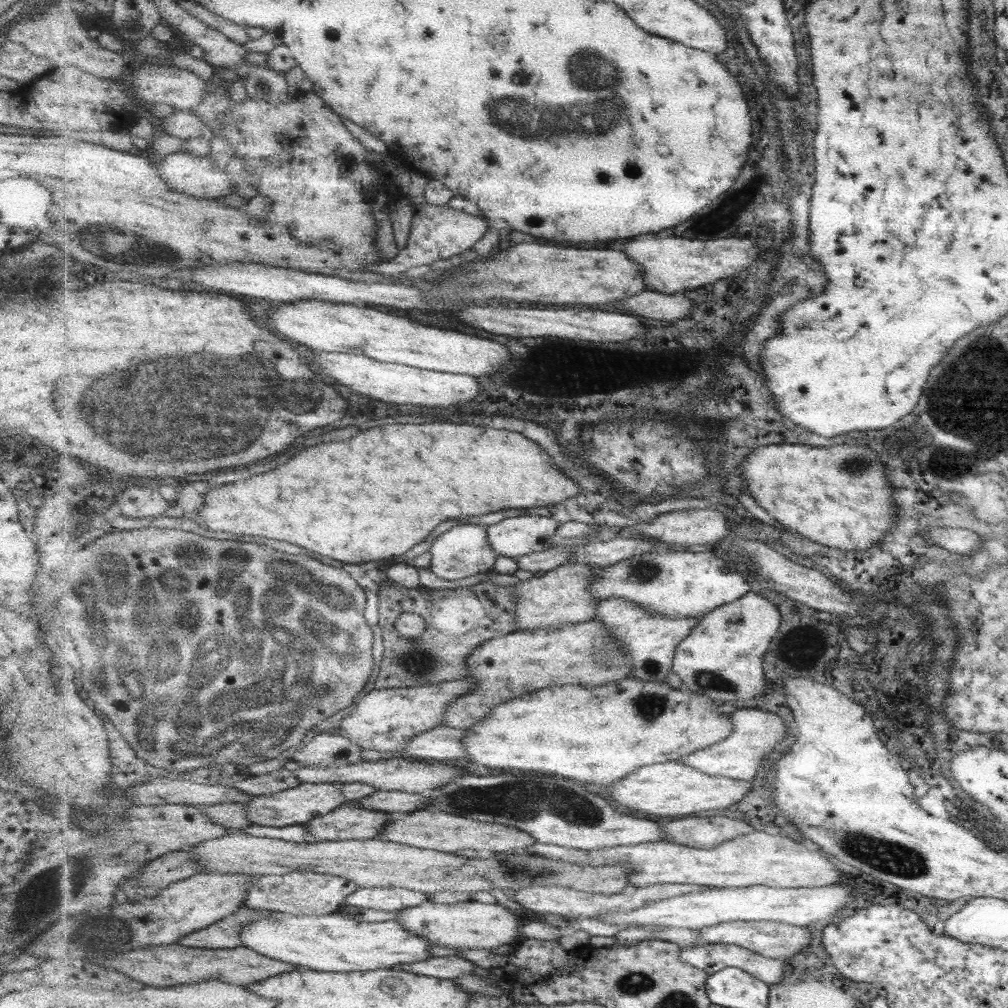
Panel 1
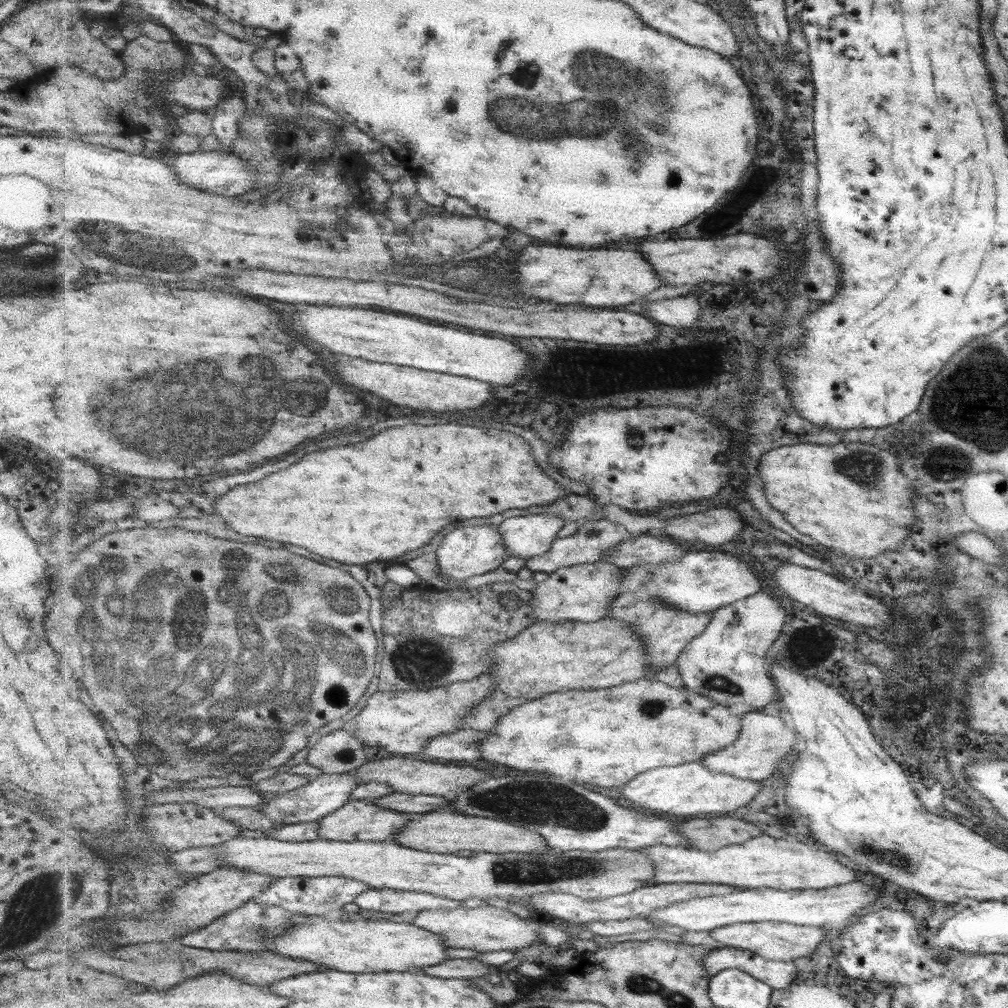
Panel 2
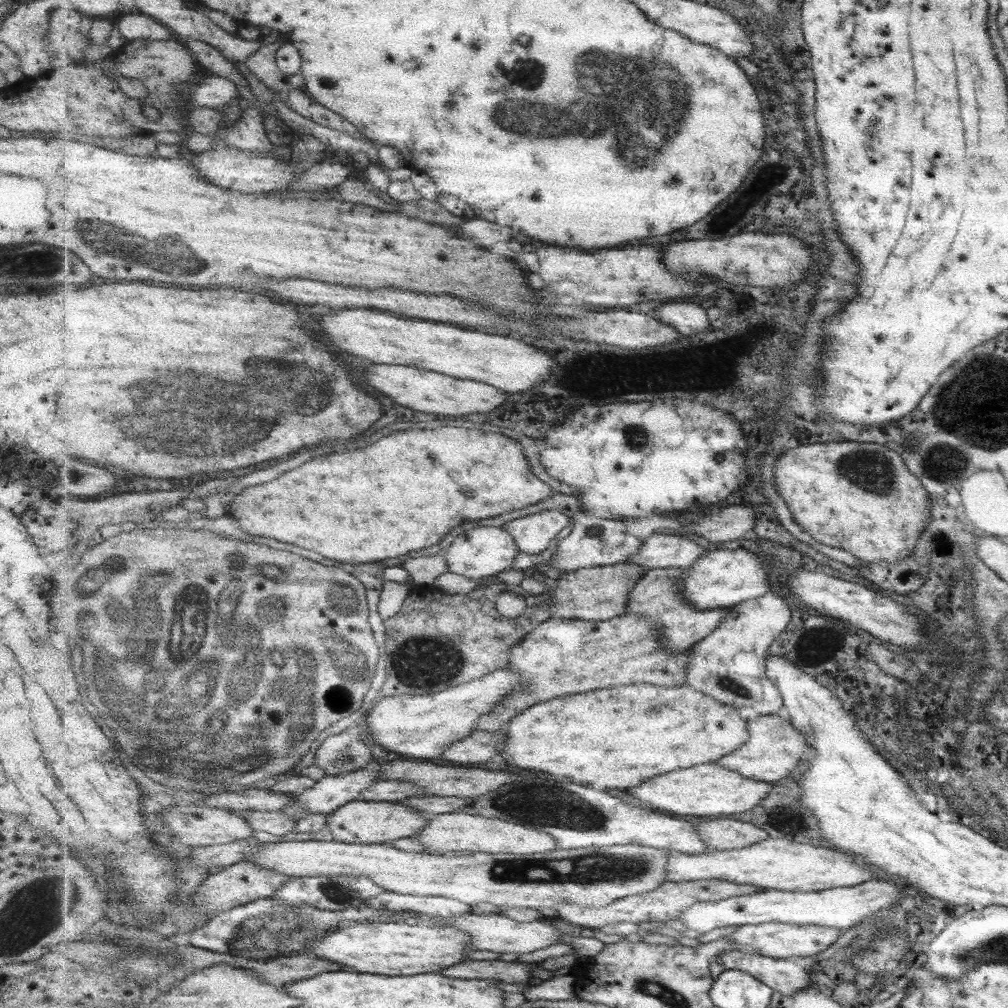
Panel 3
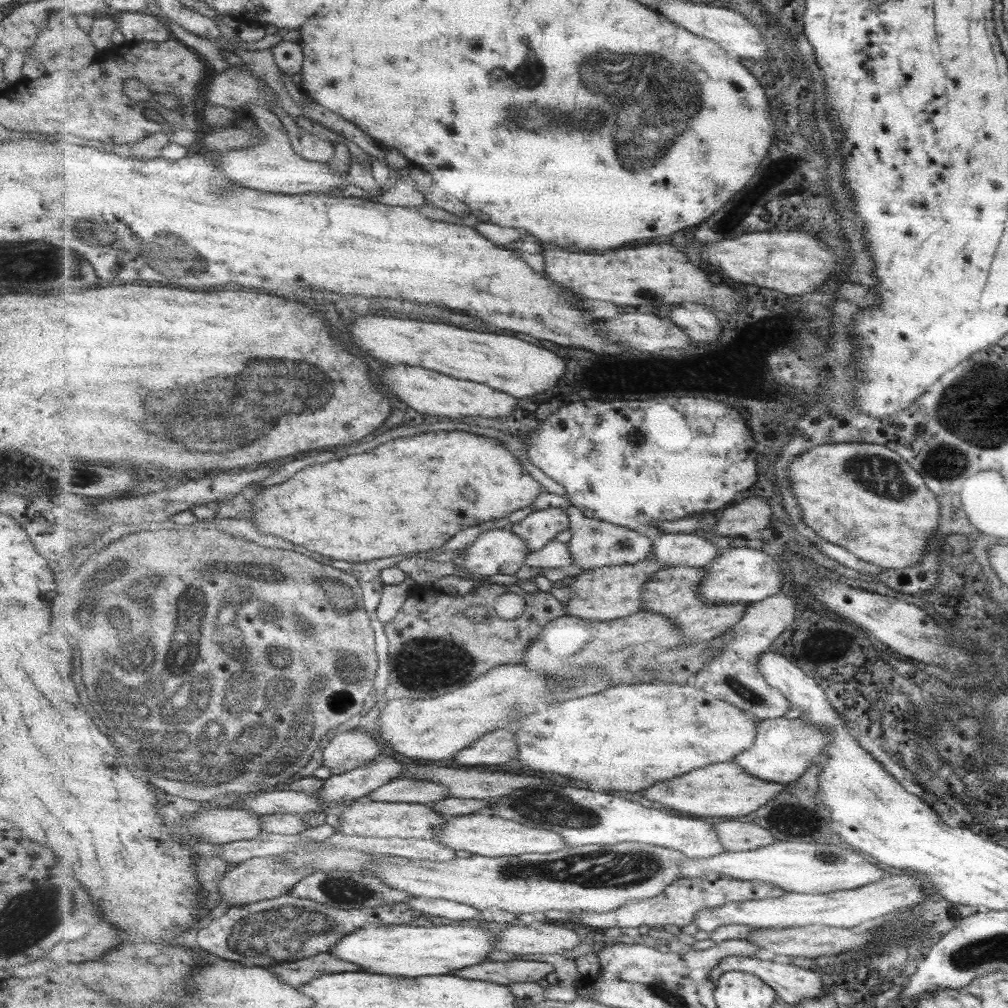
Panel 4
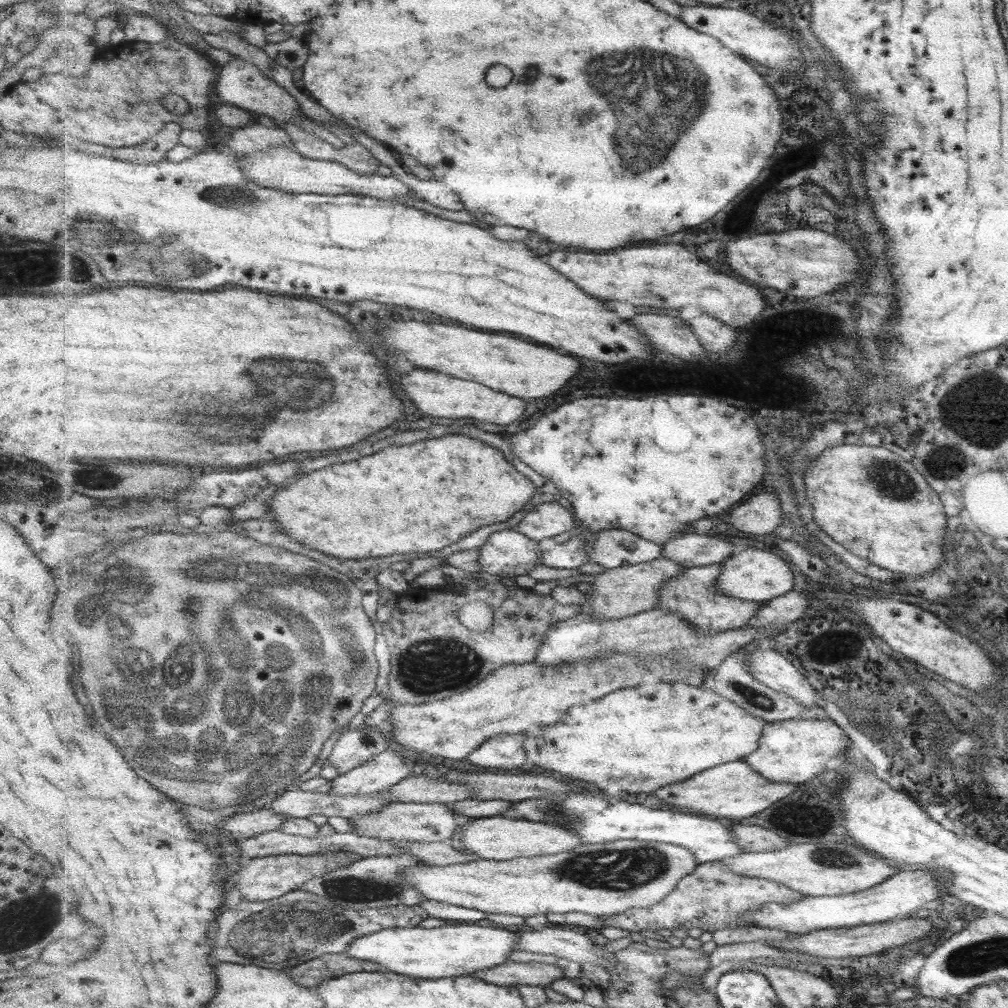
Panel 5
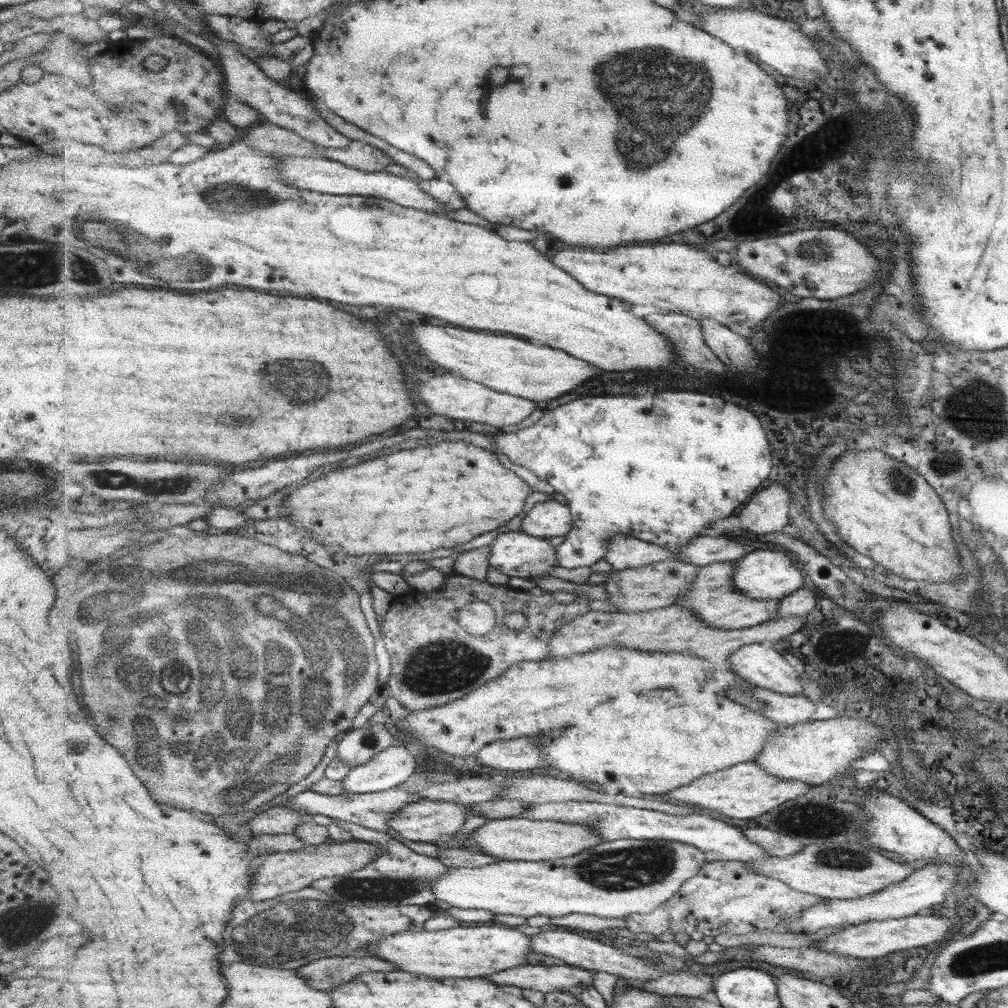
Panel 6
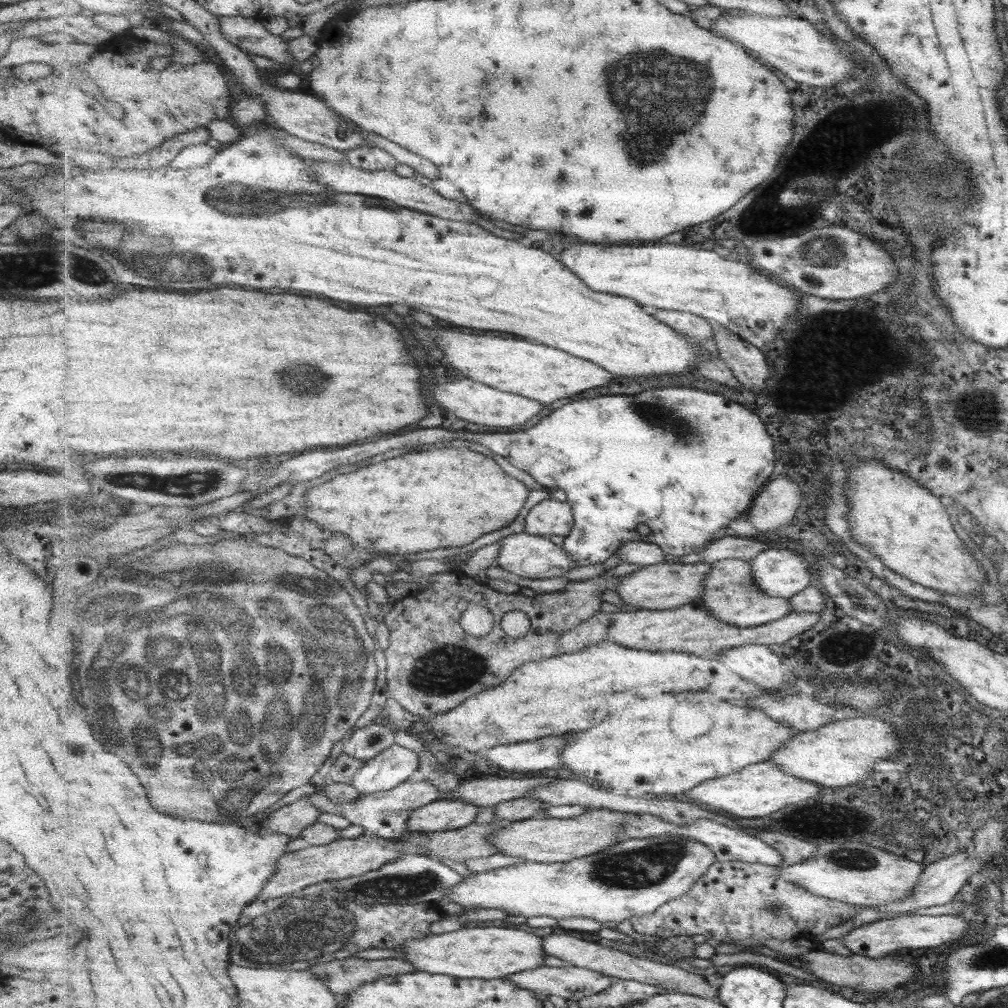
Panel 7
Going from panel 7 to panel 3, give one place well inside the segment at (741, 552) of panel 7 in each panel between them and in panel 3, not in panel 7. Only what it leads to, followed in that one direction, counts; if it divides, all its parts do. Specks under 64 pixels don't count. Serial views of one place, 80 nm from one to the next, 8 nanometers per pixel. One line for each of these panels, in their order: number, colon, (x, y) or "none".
3: (658, 551)
4: (674, 549)
5: (688, 549)
6: (704, 550)

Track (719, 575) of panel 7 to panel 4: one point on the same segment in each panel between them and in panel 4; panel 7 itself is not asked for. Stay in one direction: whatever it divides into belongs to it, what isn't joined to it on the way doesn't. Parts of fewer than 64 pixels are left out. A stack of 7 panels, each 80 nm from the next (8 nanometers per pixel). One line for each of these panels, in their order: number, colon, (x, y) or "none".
4: (674, 592)
5: (694, 594)
6: (713, 597)

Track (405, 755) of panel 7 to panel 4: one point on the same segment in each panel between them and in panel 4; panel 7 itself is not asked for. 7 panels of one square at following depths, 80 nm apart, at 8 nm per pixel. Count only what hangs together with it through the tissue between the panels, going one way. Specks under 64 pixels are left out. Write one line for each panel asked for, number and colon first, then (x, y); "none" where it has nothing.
4: (357, 784)
5: (388, 769)
6: (389, 769)

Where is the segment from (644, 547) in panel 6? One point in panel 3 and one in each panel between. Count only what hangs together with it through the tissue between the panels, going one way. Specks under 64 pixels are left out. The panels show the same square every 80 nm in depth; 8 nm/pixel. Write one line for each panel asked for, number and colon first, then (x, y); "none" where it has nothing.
3: (594, 541)
4: (594, 543)
5: (613, 547)

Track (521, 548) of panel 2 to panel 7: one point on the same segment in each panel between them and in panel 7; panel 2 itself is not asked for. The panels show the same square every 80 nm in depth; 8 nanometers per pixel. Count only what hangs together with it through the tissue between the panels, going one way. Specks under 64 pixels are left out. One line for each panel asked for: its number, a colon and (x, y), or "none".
3: (534, 534)
4: (539, 528)
5: (547, 520)
6: (551, 518)
7: (551, 516)

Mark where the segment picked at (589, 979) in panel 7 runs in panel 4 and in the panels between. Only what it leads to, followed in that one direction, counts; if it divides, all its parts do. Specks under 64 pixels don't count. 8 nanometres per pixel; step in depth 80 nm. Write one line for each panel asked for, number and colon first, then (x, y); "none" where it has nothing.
4: (512, 971)
5: (511, 973)
6: (546, 978)

